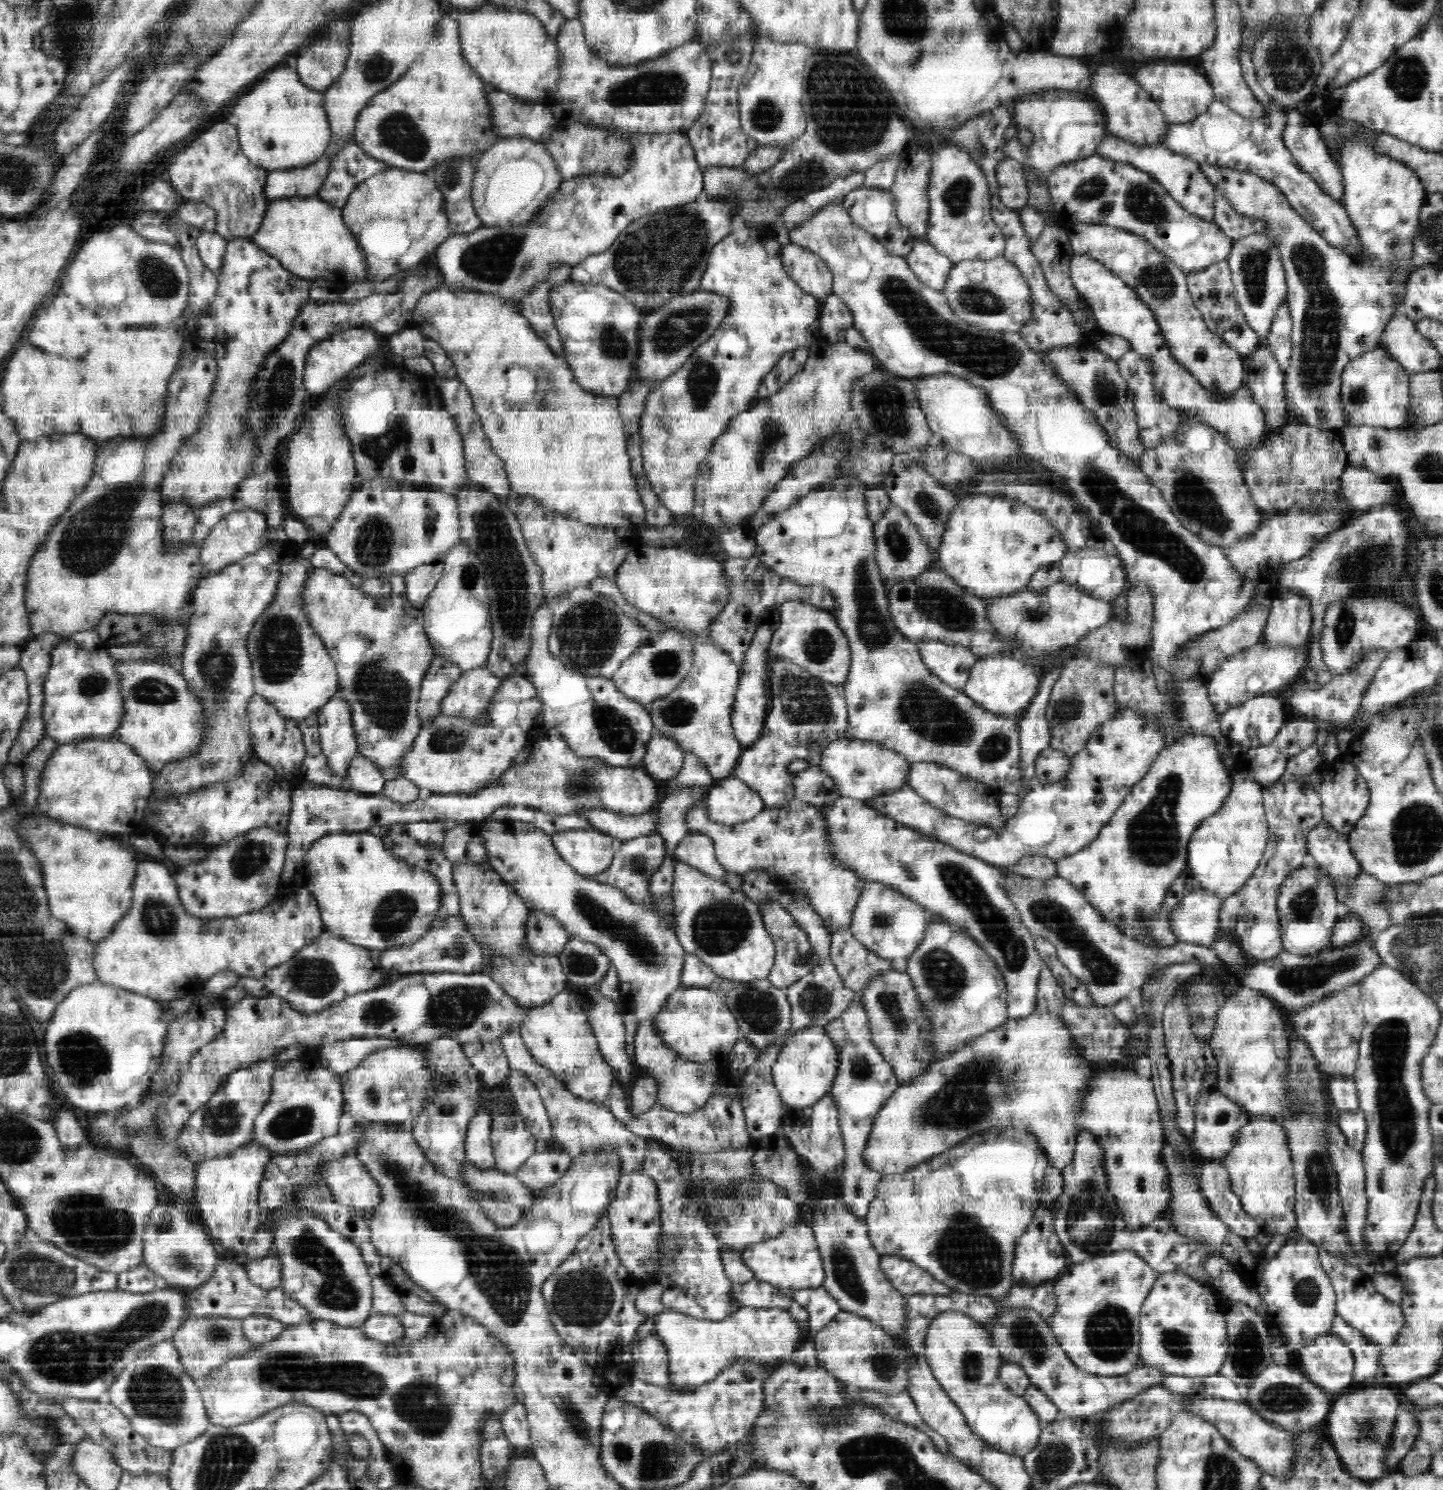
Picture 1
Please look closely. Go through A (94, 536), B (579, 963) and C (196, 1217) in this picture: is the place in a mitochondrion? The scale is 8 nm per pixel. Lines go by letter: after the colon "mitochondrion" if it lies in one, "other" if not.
A: mitochondrion
B: mitochondrion
C: other

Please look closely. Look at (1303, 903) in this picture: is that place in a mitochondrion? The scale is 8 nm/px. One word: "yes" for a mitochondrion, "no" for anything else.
yes

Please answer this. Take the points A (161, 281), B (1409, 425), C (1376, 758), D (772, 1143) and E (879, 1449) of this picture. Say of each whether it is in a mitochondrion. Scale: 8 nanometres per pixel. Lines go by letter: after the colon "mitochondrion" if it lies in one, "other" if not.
A: mitochondrion
B: other
C: other
D: other
E: mitochondrion

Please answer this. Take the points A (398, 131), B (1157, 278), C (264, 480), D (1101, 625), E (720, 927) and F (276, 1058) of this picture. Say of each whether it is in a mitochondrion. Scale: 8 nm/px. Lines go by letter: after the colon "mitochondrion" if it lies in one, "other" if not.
A: mitochondrion
B: mitochondrion
C: other
D: other
E: mitochondrion
F: other

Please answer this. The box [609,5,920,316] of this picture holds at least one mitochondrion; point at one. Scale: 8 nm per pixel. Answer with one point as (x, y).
(850, 117)

